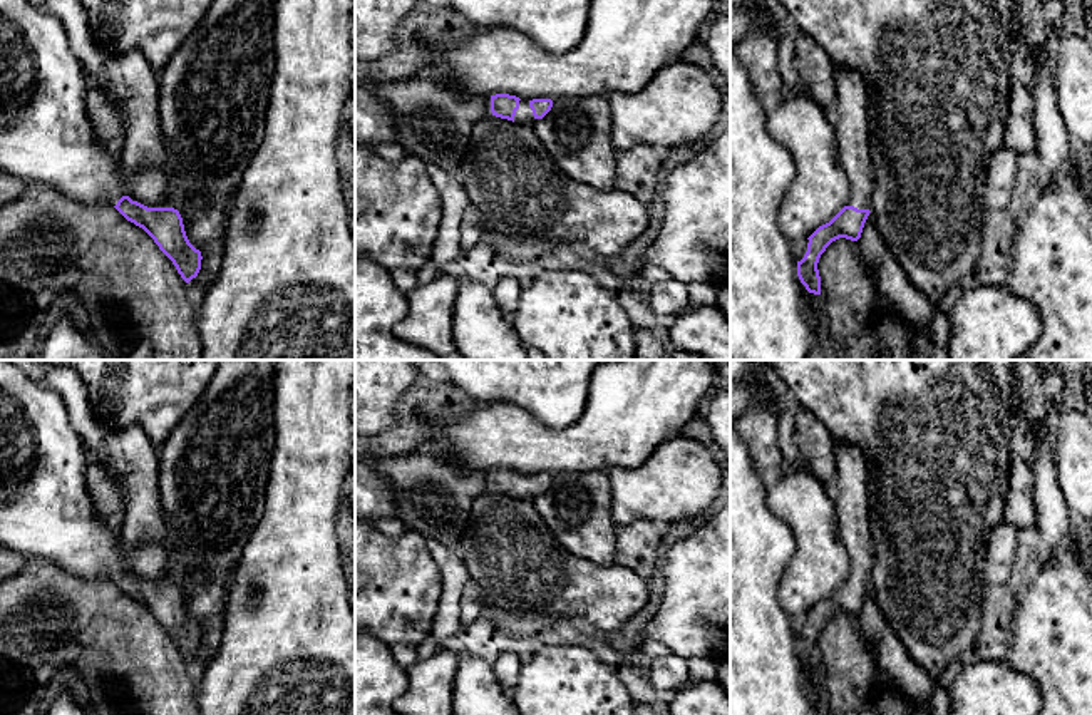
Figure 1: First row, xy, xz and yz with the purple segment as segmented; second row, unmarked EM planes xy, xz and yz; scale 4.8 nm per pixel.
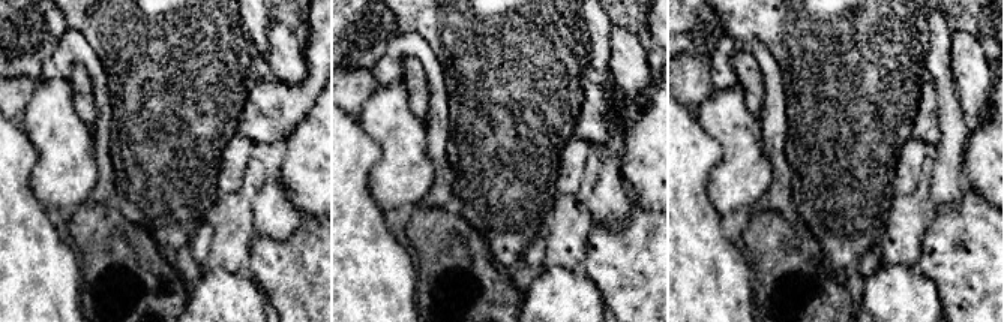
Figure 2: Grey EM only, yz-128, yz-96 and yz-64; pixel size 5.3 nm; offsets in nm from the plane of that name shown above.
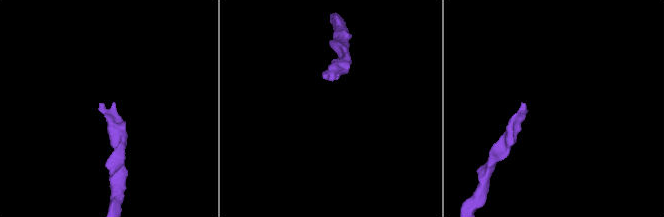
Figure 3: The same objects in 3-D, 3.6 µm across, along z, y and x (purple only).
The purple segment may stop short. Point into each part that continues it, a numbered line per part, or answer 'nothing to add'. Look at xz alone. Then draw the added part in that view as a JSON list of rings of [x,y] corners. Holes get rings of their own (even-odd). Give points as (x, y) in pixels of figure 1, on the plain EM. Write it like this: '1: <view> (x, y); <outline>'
1: xz (525, 491); [[[519,476],[519,484],[516,486],[514,497],[531,501],[534,497],[533,486],[529,482],[529,476]]]

